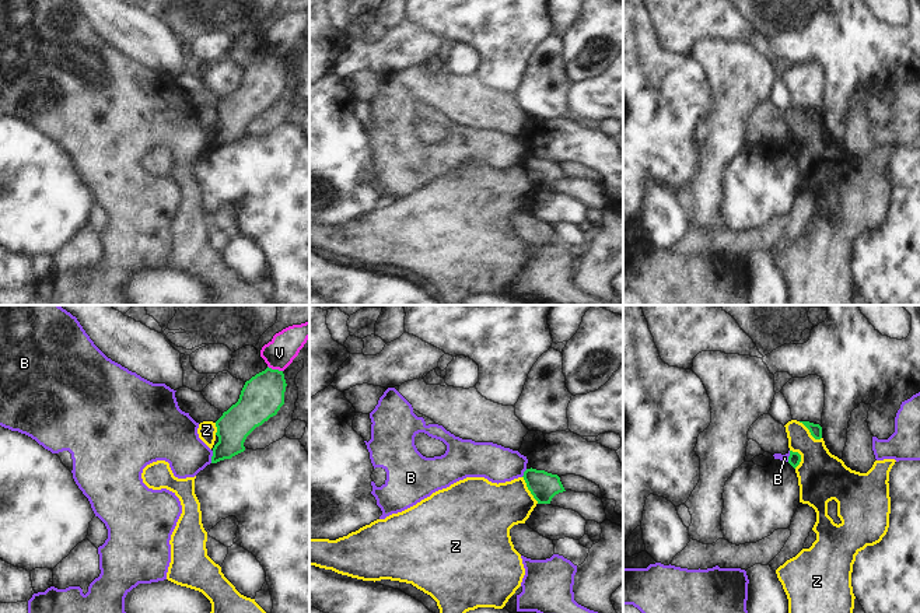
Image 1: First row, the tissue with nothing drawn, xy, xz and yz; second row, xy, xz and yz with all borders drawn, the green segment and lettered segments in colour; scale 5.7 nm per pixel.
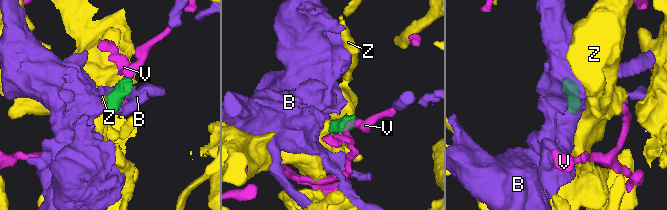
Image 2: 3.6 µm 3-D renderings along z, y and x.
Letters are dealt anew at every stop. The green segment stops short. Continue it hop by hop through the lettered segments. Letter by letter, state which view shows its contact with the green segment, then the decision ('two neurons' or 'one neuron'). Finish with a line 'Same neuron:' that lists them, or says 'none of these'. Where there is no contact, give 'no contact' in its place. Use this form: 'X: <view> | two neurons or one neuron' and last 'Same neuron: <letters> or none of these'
B: xy | two neurons
V: xy | two neurons
Z: xz | two neurons
Same neuron: none of these

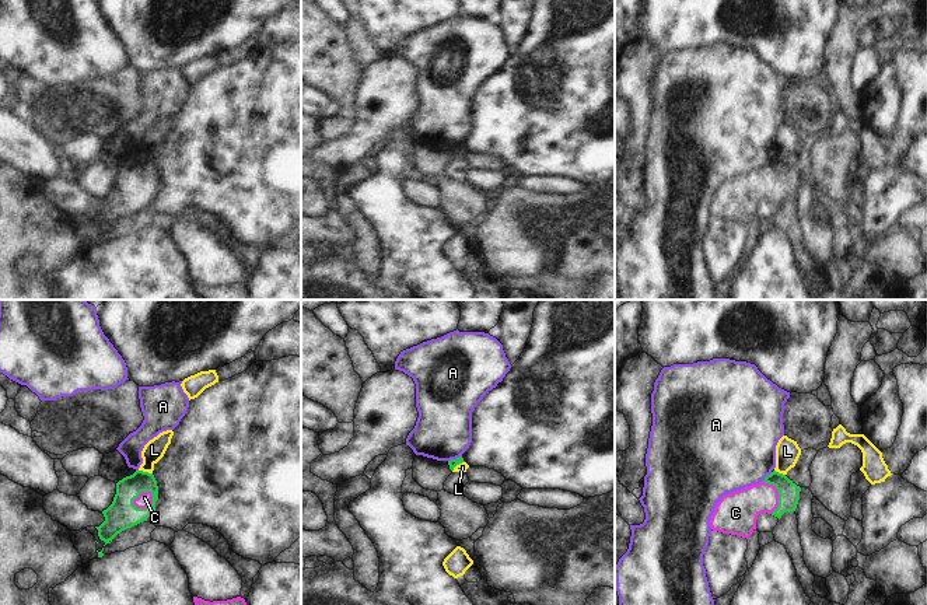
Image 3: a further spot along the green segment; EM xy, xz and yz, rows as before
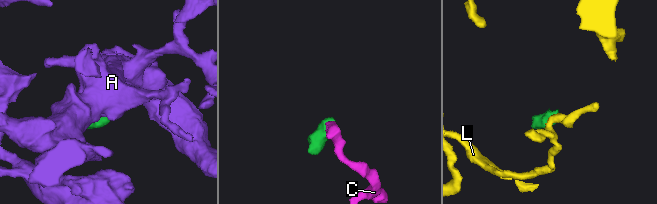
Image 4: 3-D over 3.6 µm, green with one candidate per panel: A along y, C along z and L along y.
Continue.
A: xz | two neurons
C: xy | one neuron
L: xy | two neurons
Same neuron: C

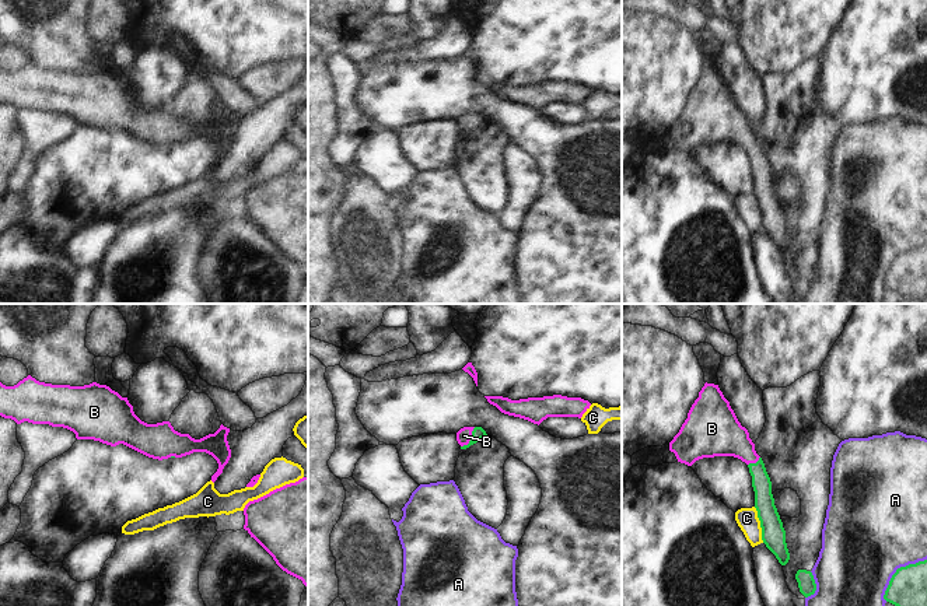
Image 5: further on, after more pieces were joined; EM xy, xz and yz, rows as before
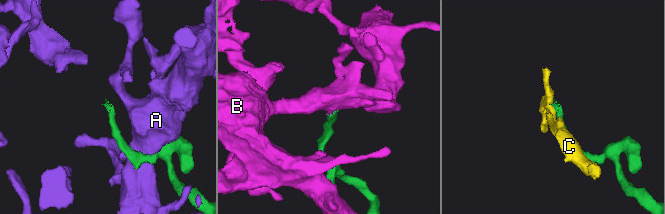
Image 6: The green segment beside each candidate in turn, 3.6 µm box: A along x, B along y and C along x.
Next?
A: yz | two neurons
B: xz | one neuron
C: yz | two neurons
Same neuron: B

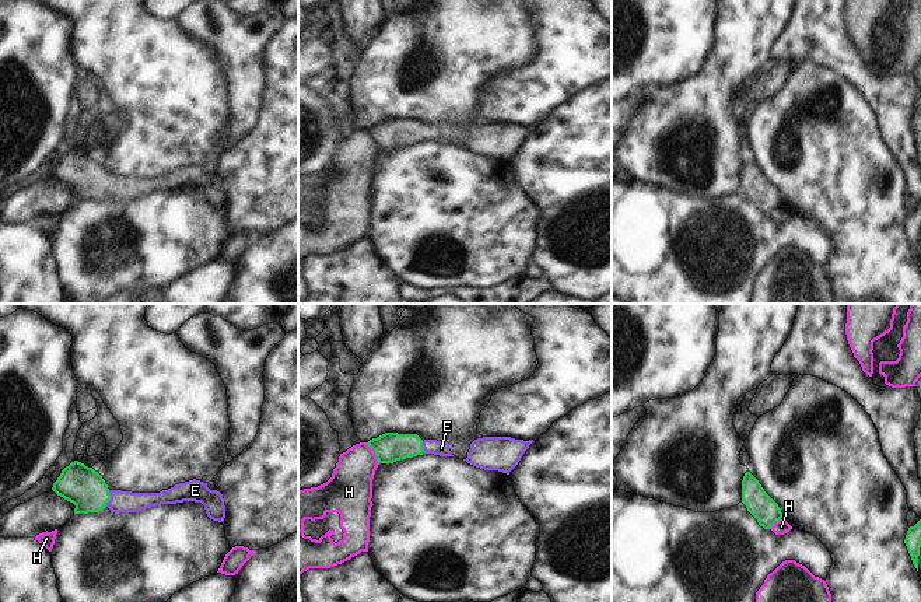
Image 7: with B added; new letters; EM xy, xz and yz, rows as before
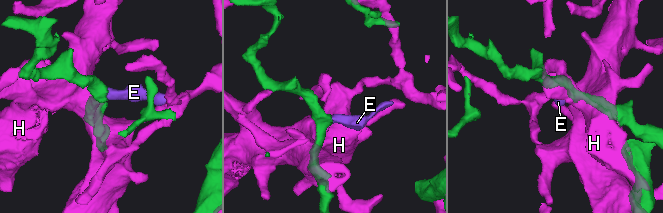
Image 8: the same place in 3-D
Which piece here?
E: xy | one neuron
H: xz | two neurons
Same neuron: E

